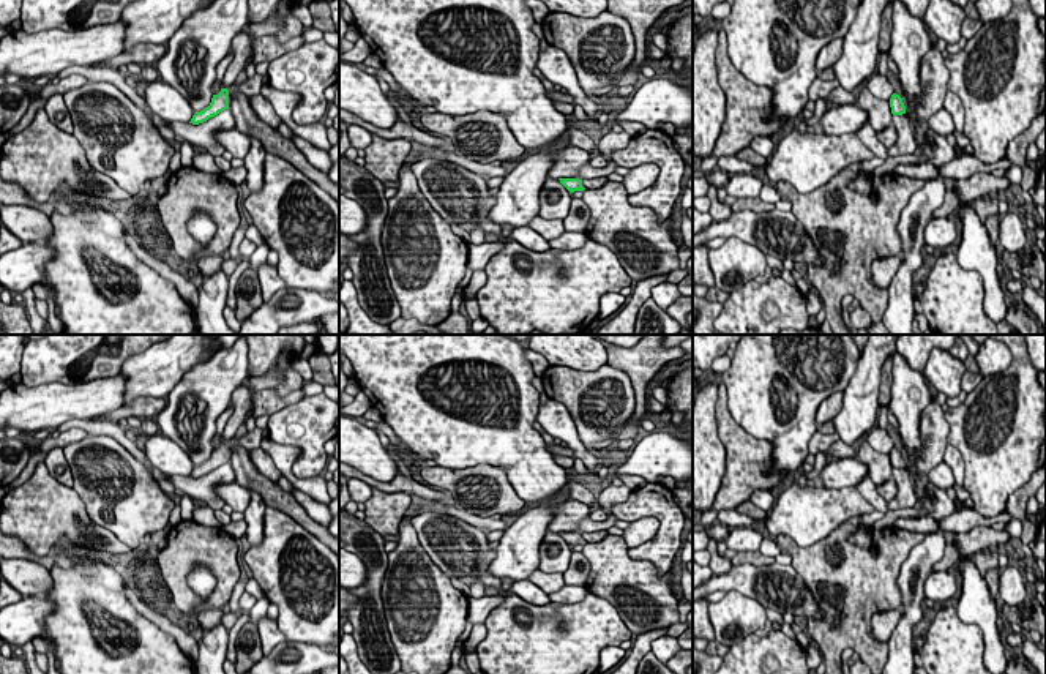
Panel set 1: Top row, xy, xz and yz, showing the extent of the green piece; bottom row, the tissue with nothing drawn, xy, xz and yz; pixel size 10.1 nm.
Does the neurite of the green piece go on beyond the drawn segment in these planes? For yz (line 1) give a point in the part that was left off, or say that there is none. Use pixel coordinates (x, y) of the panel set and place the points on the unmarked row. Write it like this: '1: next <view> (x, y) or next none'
1: next none

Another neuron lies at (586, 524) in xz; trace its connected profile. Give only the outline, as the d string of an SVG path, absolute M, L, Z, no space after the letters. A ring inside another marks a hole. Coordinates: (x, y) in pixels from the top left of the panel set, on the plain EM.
M607 515L607 518L604 521L598 521L598 522L592 521L590 518L584 518L579 522L577 532L584 534L584 532L609 530L611 527L615 526L615 521L617 521L617 516L614 516L614 515Z

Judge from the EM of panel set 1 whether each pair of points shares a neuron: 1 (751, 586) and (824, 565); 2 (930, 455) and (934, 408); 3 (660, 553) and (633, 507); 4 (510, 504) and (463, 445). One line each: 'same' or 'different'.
1: different
2: same
3: same
4: different

